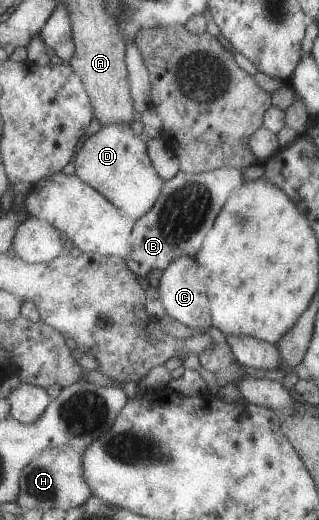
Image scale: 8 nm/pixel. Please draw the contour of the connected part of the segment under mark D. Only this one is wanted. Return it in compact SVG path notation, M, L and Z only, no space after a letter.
M107 124L91 135L76 154L75 173L99 190L115 206L138 221L155 206L165 179L155 170L145 135L135 134L128 124Z

